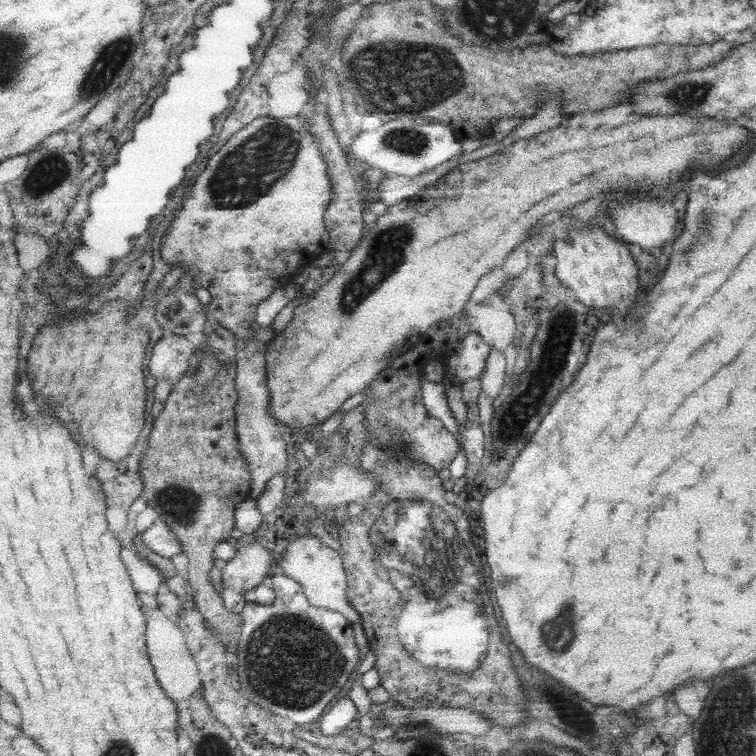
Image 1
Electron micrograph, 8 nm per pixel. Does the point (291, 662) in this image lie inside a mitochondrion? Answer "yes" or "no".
yes

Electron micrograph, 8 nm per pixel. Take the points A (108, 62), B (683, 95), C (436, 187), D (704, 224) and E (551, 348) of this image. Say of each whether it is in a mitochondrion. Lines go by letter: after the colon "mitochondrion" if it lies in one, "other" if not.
A: mitochondrion
B: mitochondrion
C: other
D: mitochondrion
E: other

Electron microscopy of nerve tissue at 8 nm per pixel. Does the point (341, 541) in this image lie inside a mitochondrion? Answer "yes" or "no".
no

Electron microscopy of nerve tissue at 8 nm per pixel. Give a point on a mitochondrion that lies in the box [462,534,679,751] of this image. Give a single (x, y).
(558, 633)

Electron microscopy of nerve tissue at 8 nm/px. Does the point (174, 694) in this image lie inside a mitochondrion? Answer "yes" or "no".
no

